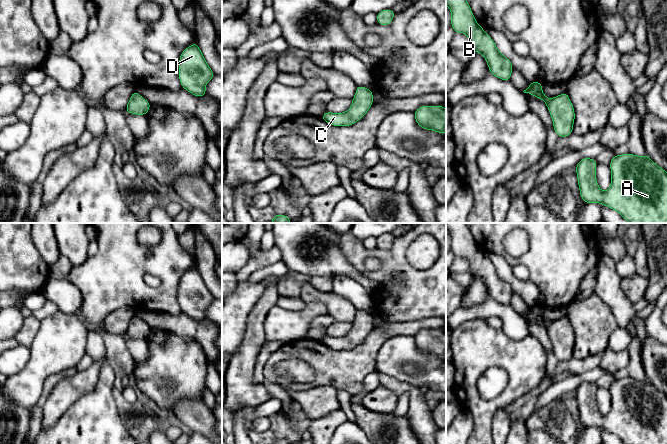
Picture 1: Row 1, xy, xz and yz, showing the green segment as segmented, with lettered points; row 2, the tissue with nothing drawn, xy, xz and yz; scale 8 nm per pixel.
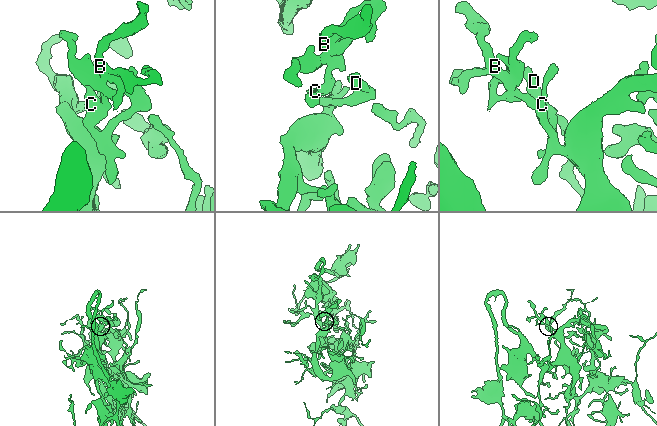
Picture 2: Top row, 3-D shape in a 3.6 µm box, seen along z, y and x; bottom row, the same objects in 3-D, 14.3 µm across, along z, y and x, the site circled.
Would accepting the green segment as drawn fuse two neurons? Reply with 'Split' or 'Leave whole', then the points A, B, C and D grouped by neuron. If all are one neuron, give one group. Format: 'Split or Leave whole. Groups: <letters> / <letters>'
Leave whole. Groups: A B C D

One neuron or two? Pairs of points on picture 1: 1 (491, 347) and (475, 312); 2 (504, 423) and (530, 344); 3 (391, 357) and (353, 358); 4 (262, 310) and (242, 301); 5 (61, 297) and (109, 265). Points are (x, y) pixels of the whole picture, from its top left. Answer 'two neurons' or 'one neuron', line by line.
1: two neurons
2: two neurons
3: two neurons
4: two neurons
5: two neurons

